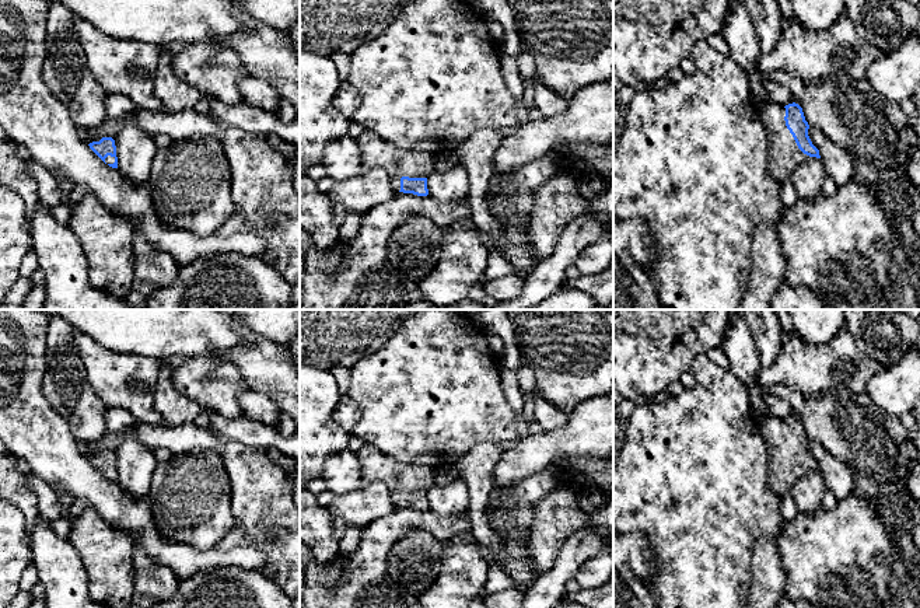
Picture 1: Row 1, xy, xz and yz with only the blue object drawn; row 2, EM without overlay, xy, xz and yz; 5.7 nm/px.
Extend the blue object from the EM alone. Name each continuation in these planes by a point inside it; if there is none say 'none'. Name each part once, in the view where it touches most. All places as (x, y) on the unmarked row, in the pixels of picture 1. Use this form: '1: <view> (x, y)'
1: yz (784, 470)

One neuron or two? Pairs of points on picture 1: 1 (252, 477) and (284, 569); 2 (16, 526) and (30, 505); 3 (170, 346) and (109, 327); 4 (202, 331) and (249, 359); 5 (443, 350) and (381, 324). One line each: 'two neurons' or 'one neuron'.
1: one neuron
2: two neurons
3: one neuron
4: two neurons
5: two neurons

